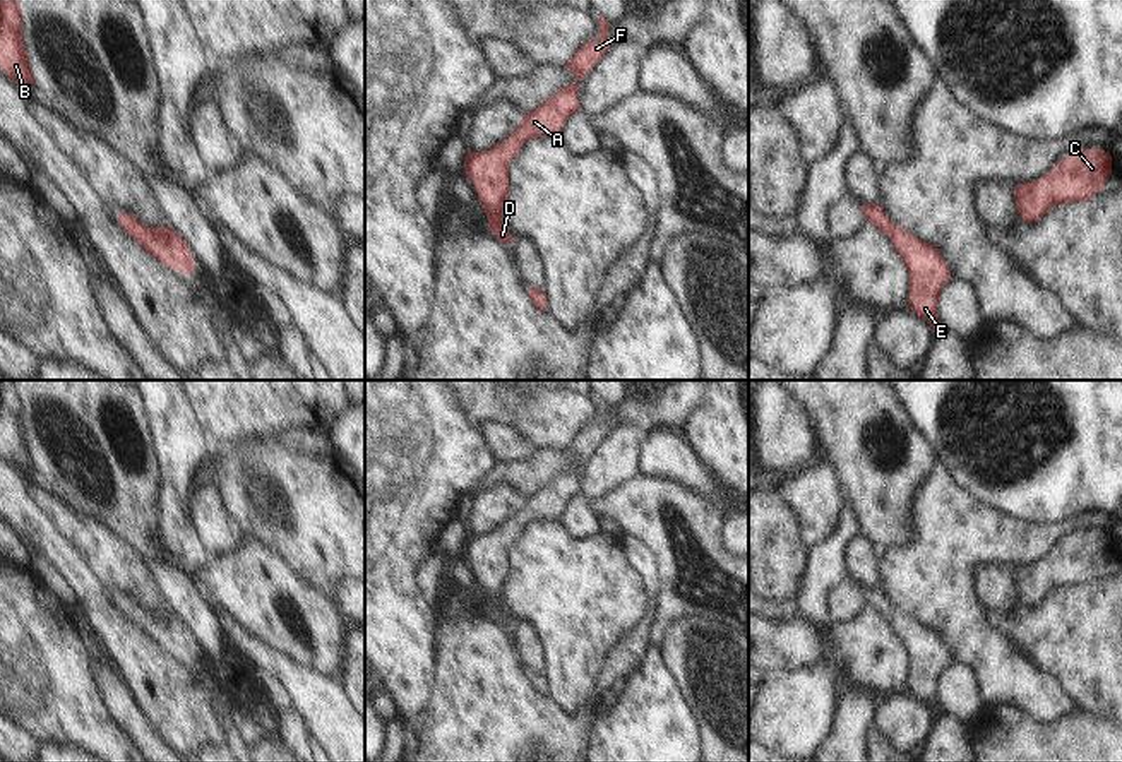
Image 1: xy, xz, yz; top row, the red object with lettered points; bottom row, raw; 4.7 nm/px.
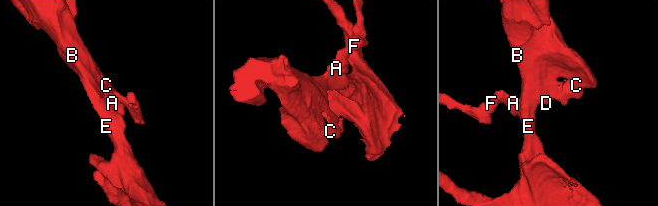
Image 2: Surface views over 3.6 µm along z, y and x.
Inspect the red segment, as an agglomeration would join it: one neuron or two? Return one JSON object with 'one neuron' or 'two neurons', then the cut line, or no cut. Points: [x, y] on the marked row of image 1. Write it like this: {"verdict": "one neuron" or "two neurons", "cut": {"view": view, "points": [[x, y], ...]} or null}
{"verdict": "one neuron", "cut": null}

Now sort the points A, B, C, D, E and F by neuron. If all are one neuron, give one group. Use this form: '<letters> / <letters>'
A B C D E F

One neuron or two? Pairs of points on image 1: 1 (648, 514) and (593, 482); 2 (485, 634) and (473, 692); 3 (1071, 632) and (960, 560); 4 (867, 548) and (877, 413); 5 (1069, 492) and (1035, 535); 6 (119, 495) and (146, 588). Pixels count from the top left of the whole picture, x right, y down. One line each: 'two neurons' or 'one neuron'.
1: two neurons
2: one neuron
3: two neurons
4: two neurons
5: two neurons
6: two neurons

